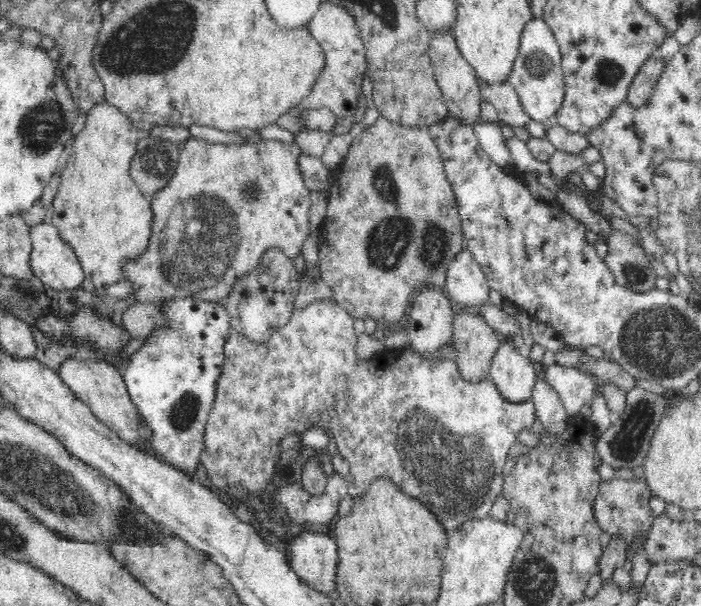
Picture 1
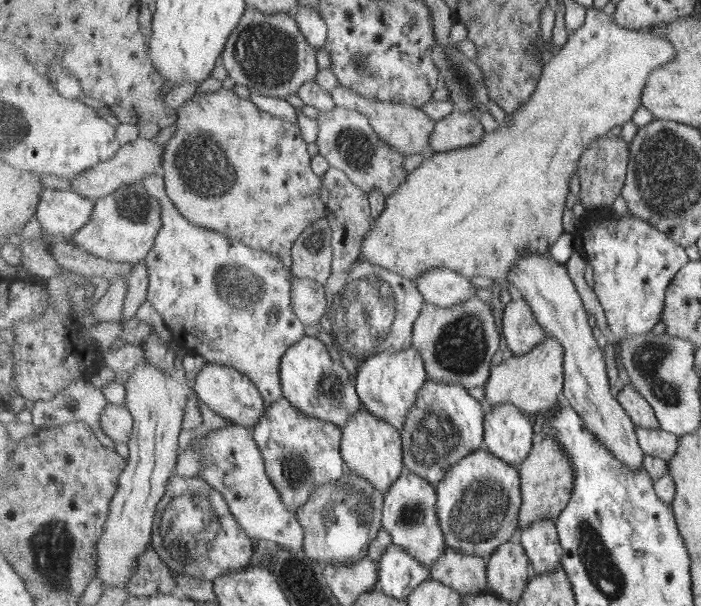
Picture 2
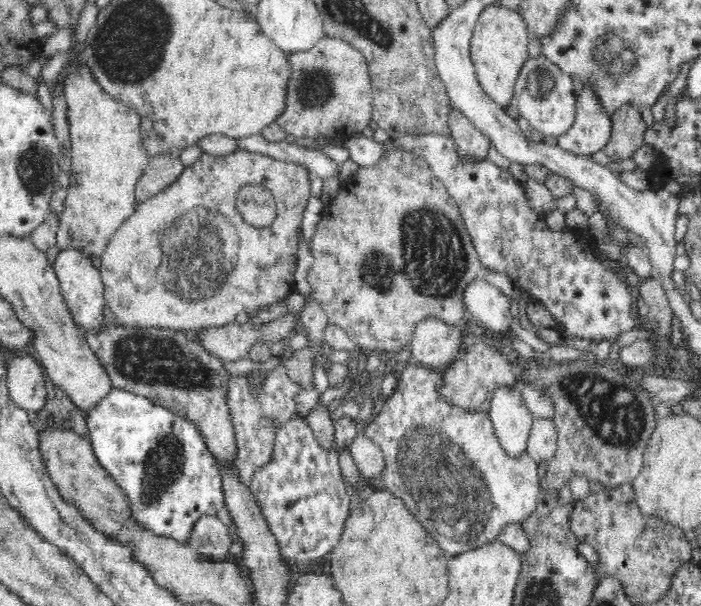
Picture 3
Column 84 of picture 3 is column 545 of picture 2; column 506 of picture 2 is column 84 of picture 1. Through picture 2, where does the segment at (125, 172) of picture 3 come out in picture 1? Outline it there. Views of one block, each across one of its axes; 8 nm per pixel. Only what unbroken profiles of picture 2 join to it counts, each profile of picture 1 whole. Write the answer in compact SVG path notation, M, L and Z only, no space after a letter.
M97 102L91 108L86 111L86 121L85 126L82 131L75 137L73 140L72 152L68 156L66 165L60 169L61 177L58 190L56 191L55 197L51 202L50 206L50 215L48 220L59 230L59 235L64 239L64 242L68 246L72 247L73 253L77 258L77 261L80 263L82 273L84 277L96 287L96 290L99 292L103 288L108 288L117 284L118 282L125 281L125 265L128 262L134 262L138 260L146 250L148 250L148 244L150 244L150 236L152 234L152 224L154 222L154 209L152 208L152 203L150 203L149 197L147 197L139 188L138 185L134 182L134 179L129 175L129 166L130 162L133 159L133 156L136 152L137 141L139 138L143 137L143 131L141 131L138 125L135 125L134 122L125 114L122 114L117 108L110 106L108 103Z

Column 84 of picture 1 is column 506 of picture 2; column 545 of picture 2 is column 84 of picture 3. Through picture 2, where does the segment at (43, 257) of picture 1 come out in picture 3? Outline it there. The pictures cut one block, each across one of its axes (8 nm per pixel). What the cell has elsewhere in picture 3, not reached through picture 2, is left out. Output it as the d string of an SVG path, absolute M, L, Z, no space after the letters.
M61 250L58 256L53 256L55 276L58 277L59 290L67 305L67 310L73 317L73 322L84 330L98 330L104 323L103 298L104 288L100 272L92 265L90 257L82 254L79 250Z

